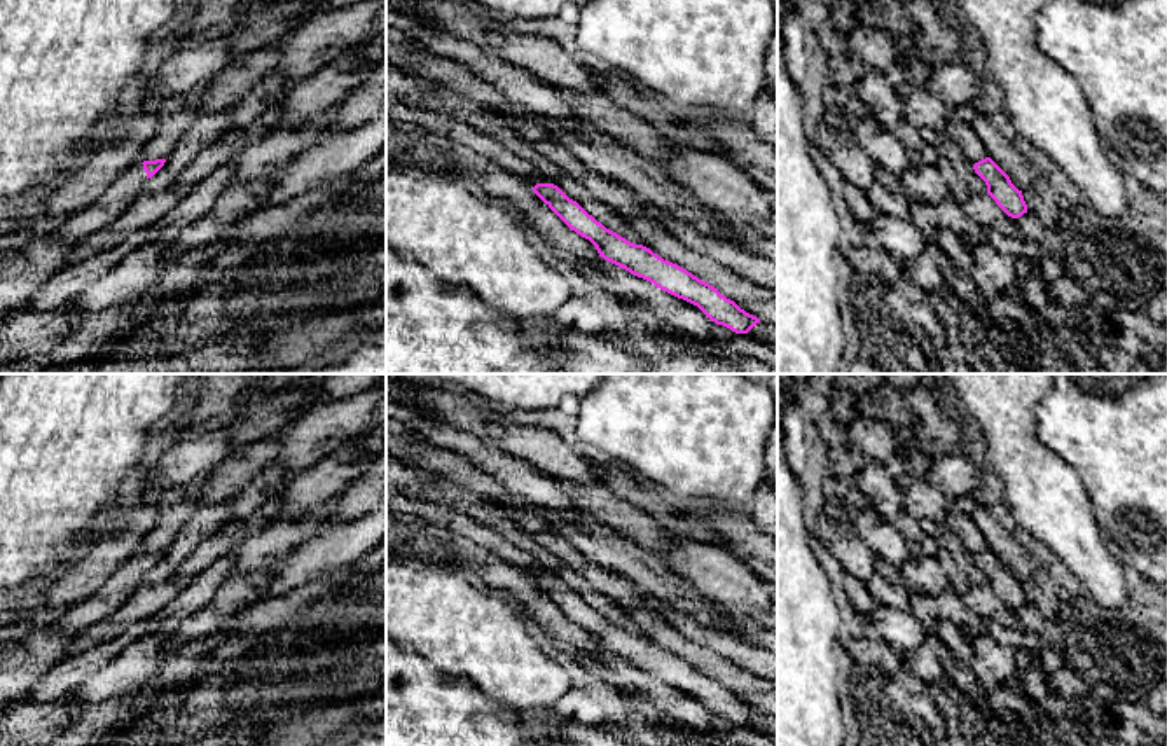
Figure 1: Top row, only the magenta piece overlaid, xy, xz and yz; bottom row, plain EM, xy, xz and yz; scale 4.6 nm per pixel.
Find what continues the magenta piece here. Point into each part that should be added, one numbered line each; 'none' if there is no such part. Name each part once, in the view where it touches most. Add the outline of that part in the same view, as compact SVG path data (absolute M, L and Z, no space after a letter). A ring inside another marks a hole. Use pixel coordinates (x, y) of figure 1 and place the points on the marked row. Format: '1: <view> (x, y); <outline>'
1: xy (128, 186); M142 162L124 169L96 203L70 213L49 238L59 241L86 239L89 234L119 218L143 194L147 180Z

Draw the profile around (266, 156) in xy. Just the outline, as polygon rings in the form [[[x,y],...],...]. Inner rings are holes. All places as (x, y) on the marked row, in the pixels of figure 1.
[[[328,110],[299,124],[281,124],[262,138],[250,140],[231,164],[236,180],[274,176],[306,149],[314,147],[321,140],[321,131],[334,121],[335,117]]]

